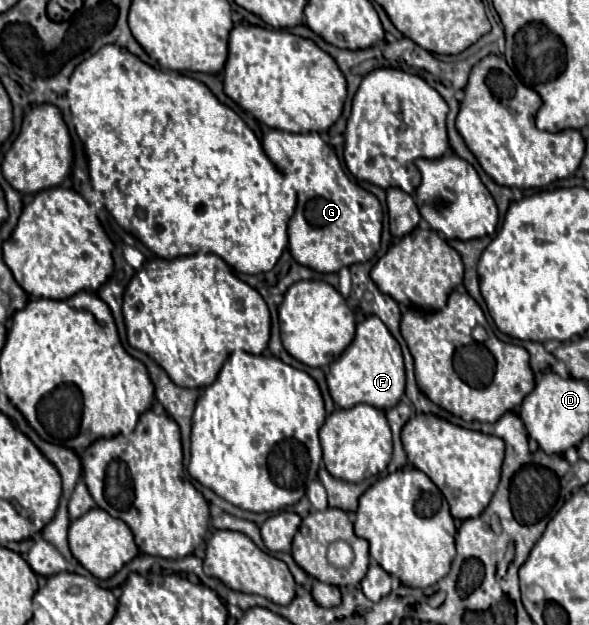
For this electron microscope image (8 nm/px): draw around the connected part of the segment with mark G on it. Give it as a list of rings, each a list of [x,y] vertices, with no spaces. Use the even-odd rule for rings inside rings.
[[[270,130],[262,144],[268,158],[284,174],[290,174],[298,194],[296,212],[288,224],[288,248],[294,260],[322,274],[370,260],[380,248],[382,206],[374,194],[348,178],[334,148],[316,132],[288,134]]]

